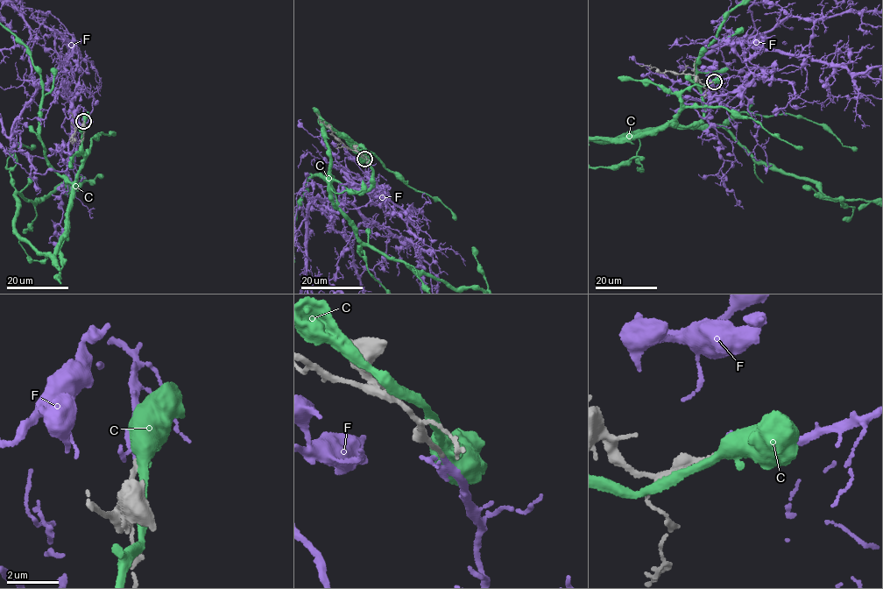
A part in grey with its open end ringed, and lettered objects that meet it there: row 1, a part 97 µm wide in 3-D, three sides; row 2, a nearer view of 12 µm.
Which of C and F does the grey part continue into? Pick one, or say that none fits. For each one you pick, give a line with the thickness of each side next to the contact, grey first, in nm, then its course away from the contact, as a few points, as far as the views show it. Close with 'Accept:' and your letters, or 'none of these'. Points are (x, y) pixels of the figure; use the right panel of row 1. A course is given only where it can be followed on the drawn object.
F: calibres 170 and 190 nm
Accept: F

